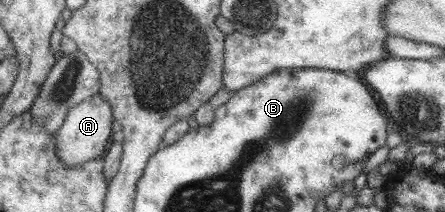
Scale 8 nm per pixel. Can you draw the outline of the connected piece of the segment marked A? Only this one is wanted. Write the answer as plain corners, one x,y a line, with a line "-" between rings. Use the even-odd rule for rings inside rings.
98,94
81,101
70,107
65,114
61,127
55,132
55,154
66,167
79,166
87,161
102,157
108,144
107,139
111,135
111,121
114,117
111,106
107,100

